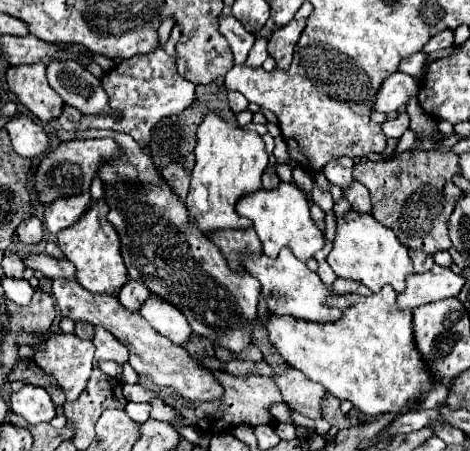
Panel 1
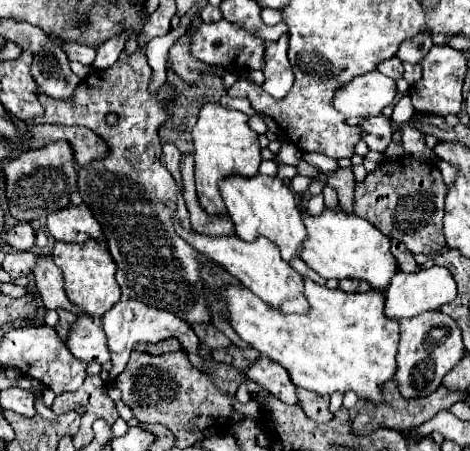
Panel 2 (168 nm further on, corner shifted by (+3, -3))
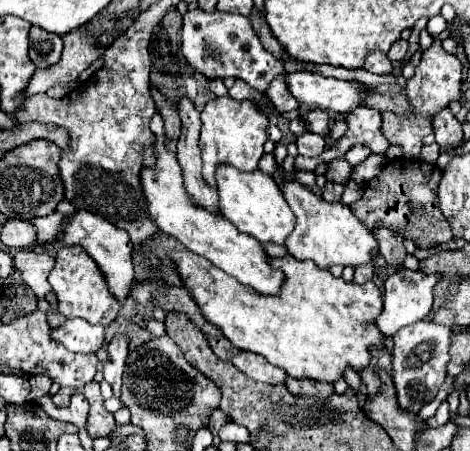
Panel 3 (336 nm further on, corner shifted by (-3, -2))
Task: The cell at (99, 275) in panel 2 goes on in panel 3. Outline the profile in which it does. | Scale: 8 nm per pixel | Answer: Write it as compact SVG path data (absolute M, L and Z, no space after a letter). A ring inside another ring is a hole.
M65 246L57 252L55 266L49 274L49 284L57 294L57 308L65 318L83 318L89 324L101 326L109 326L117 318L121 304L115 302L115 298L111 298L101 270L95 266L93 258L89 258L89 254L81 246Z

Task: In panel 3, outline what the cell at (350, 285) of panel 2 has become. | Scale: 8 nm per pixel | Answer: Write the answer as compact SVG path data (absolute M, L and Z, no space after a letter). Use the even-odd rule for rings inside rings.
M361 264L361 266L357 266L355 268L355 278L353 278L353 282L355 284L365 284L365 282L369 282L371 278L373 278L373 264Z

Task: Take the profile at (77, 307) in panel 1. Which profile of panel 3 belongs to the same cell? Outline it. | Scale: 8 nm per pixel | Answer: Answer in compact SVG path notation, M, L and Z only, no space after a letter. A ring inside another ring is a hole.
M17 250L13 254L13 266L15 266L15 270L21 272L23 282L39 298L43 298L47 292L51 292L51 284L47 282L47 276L49 276L53 264L55 264L55 258L49 256L49 254L45 254L45 252Z

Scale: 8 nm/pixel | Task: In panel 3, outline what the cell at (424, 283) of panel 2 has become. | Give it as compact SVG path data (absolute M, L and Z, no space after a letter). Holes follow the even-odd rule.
M399 270L393 276L385 280L385 294L383 294L383 312L377 316L375 324L381 330L385 338L393 338L393 334L409 326L413 322L423 320L433 306L433 286L439 280L439 274L423 274L423 272L411 272L411 270Z

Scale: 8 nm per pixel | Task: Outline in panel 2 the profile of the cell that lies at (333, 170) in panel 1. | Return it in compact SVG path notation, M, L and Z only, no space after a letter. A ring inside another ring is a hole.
M305 155L303 157L309 165L313 165L319 173L325 173L325 175L333 175L339 171L339 163L337 159L329 159L325 155Z

